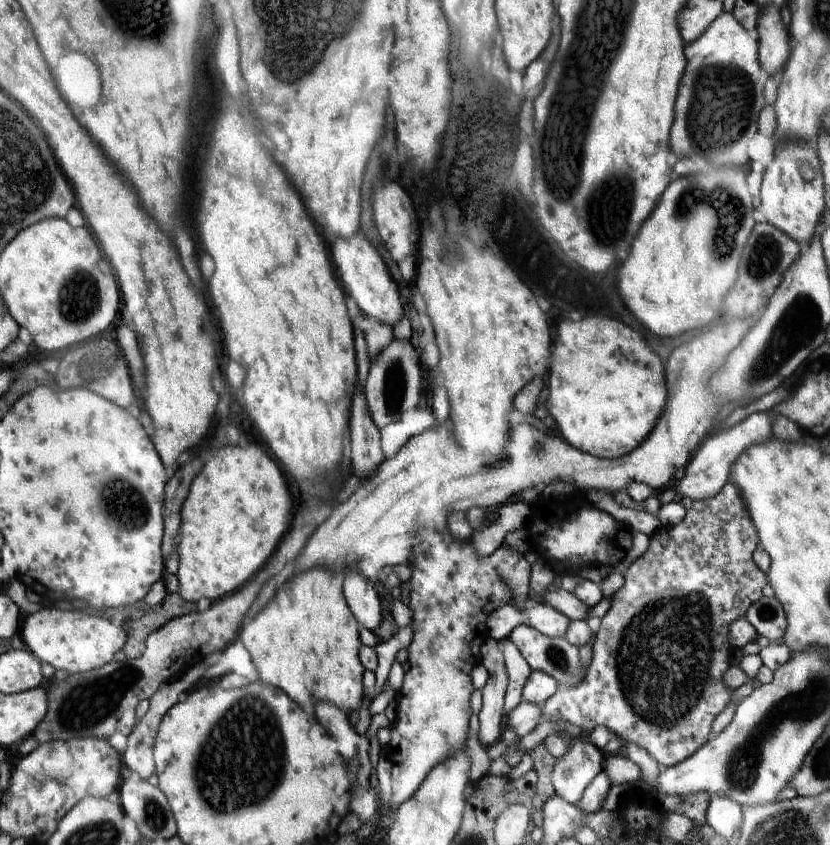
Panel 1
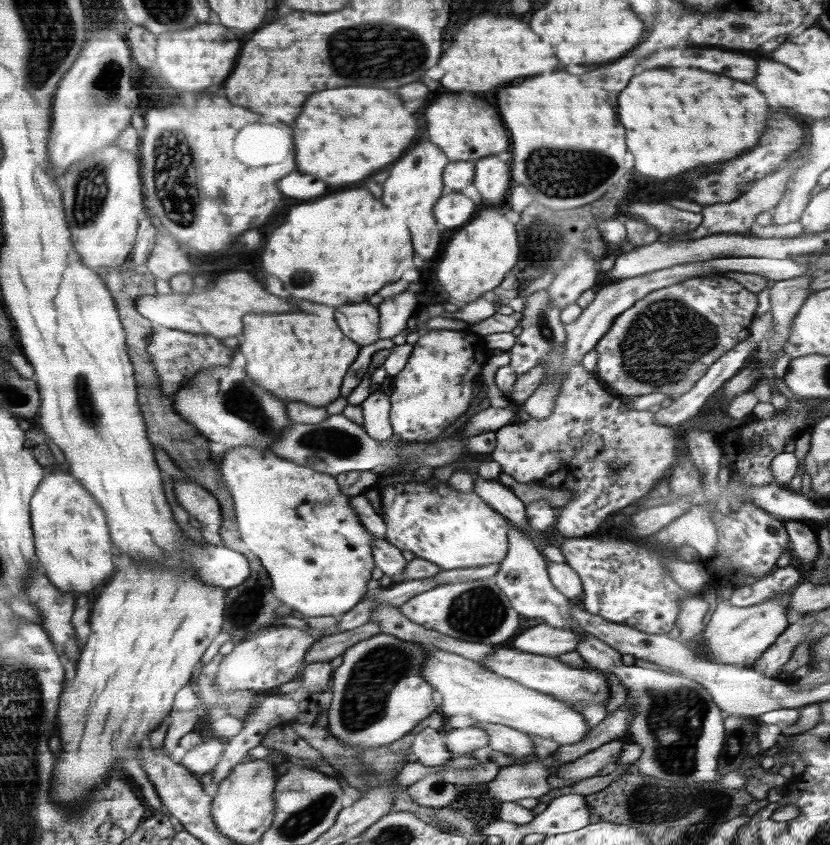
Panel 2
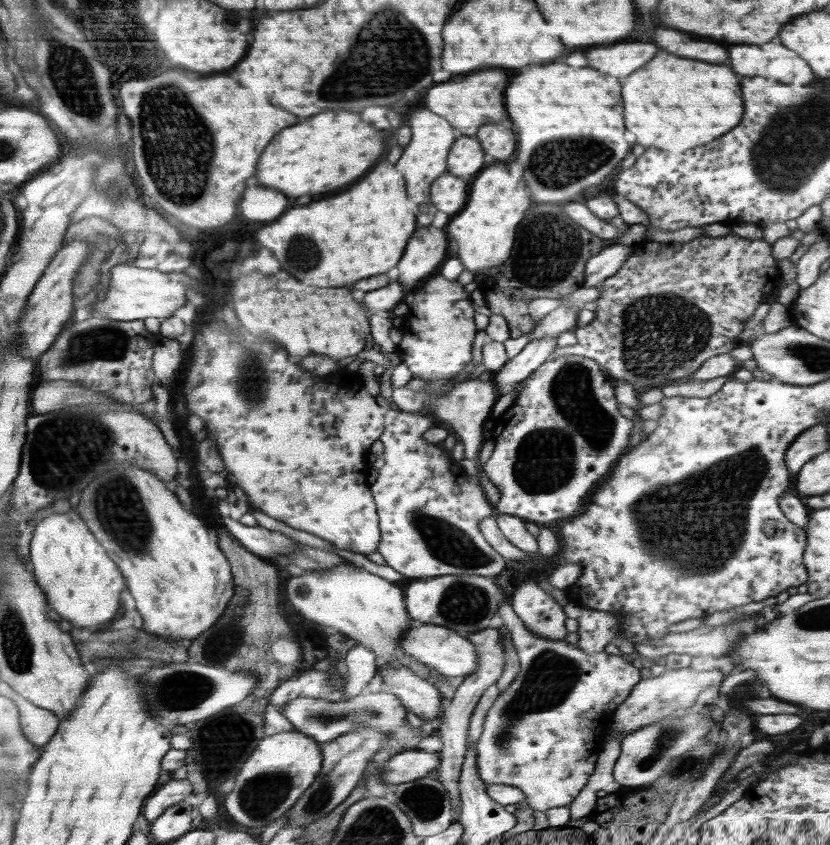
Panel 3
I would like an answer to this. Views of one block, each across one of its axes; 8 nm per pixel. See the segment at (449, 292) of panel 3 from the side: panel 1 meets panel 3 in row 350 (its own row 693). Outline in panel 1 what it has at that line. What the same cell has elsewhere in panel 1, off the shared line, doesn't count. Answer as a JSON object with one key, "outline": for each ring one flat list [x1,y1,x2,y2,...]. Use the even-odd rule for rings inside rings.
{"outline":[[422,530,422,540,414,546,414,566,410,578,410,600,408,608,412,611,412,630,414,636,408,646,408,660,404,684,395,694,396,720,388,729,388,745,382,751,392,764,392,800,391,811,398,808,410,796,417,792,418,786,428,776,430,768,442,764,442,760,460,752,462,746,467,746,469,738,470,717,472,716,471,696,475,690,470,679,474,666,481,664,481,650,490,640,488,618,494,610,512,604,512,592,506,582,500,578,490,557,480,556,470,538,460,542,454,540,448,530]]}

